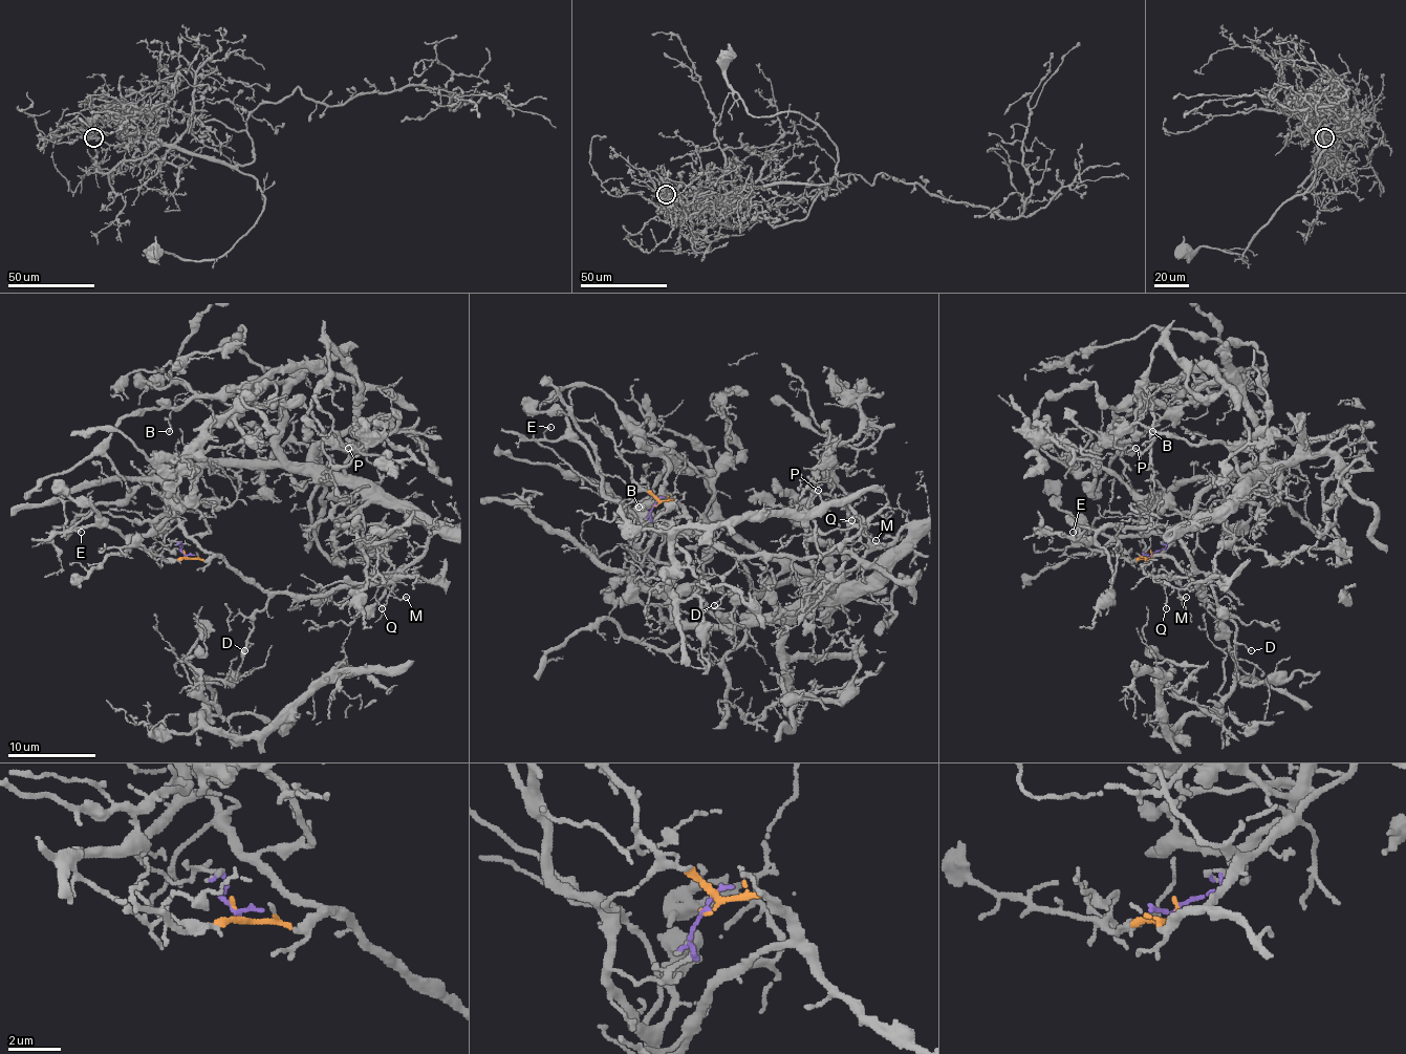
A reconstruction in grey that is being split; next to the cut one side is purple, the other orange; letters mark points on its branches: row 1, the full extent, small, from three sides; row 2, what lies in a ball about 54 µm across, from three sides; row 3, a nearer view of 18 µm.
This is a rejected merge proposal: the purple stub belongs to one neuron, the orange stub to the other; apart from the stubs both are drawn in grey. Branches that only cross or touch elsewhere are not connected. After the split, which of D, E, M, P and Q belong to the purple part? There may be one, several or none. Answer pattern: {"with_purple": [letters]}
{"with_purple": ["E", "P"]}

